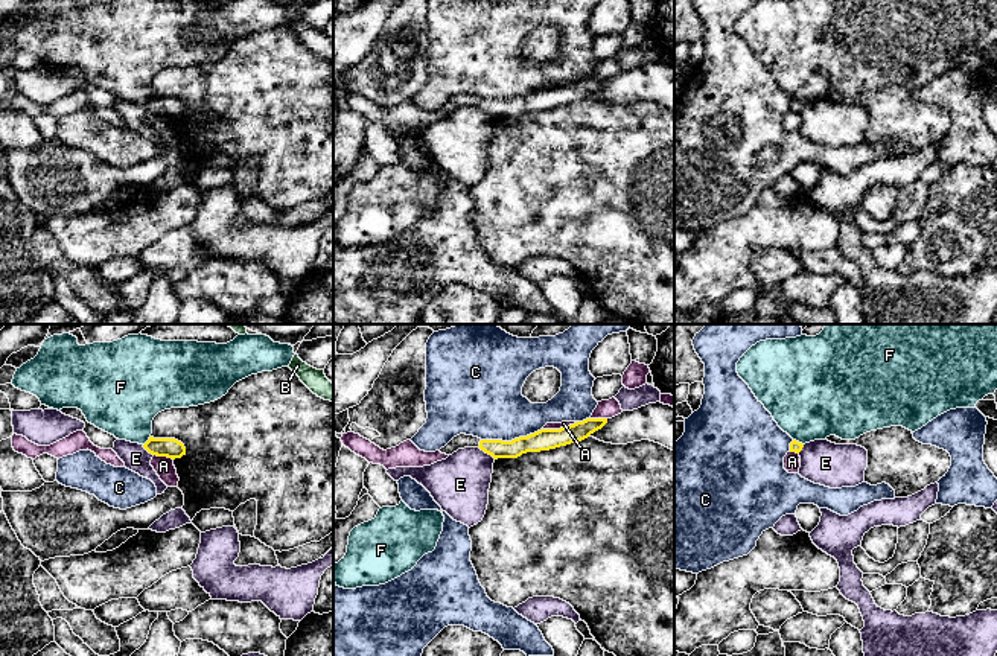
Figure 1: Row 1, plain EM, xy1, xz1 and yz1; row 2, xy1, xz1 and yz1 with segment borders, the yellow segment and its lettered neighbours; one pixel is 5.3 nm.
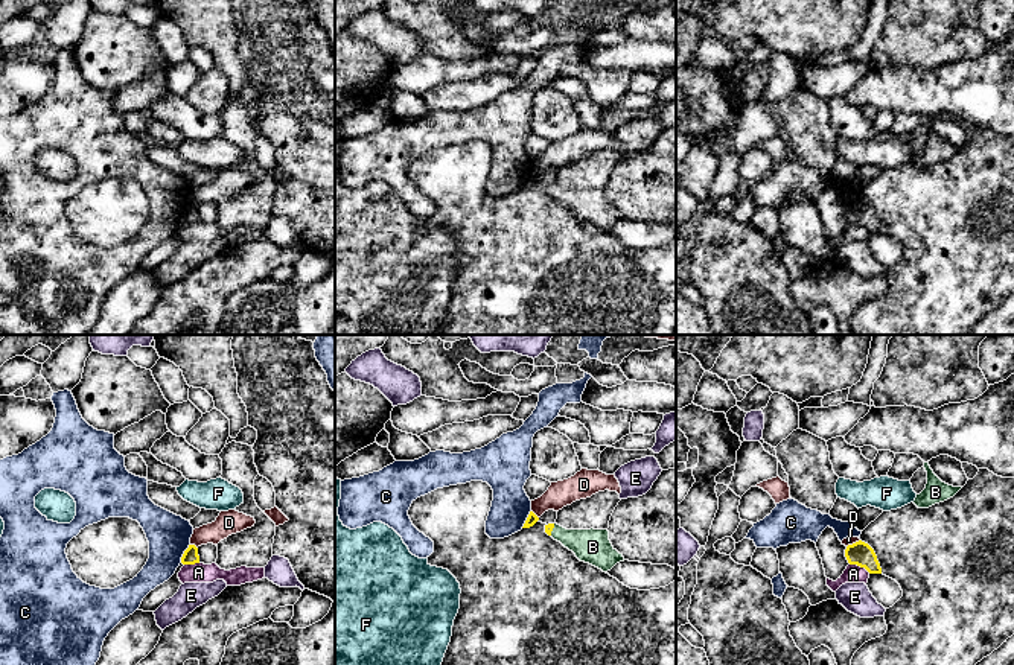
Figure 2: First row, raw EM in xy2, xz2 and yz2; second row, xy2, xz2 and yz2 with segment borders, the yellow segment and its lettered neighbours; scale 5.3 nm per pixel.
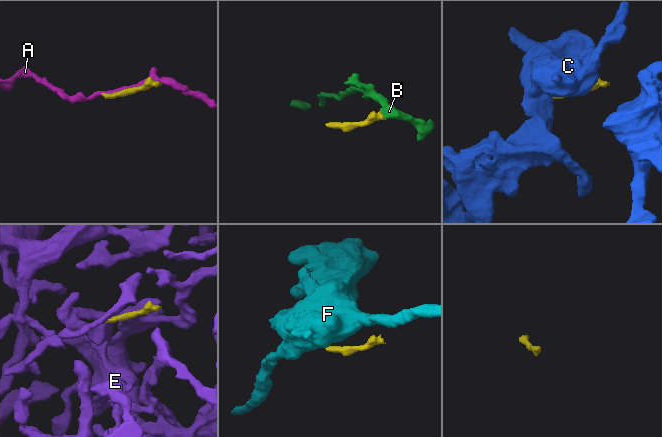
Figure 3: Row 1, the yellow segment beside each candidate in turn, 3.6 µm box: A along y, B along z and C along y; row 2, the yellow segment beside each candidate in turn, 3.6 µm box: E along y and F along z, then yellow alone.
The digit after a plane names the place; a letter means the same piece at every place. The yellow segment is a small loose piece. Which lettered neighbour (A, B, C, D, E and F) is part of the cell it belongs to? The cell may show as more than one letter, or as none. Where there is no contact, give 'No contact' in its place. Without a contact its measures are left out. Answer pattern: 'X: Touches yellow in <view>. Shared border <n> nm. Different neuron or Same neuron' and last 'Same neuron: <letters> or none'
A: Touches yellow in xz1. Shared border 200 nm. Different neuron
B: Touches yellow in xz2. Shared border 70 nm. Same neuron
C: Touches yellow in xz1. Shared border 320 nm. Different neuron
D: Touches yellow in xy2. Shared border 50 nm. Different neuron
E: Touches yellow in xz1. Shared border 120 nm. Different neuron
F: Touches yellow in xy1. Shared border 70 nm. Different neuron
Same neuron: B

